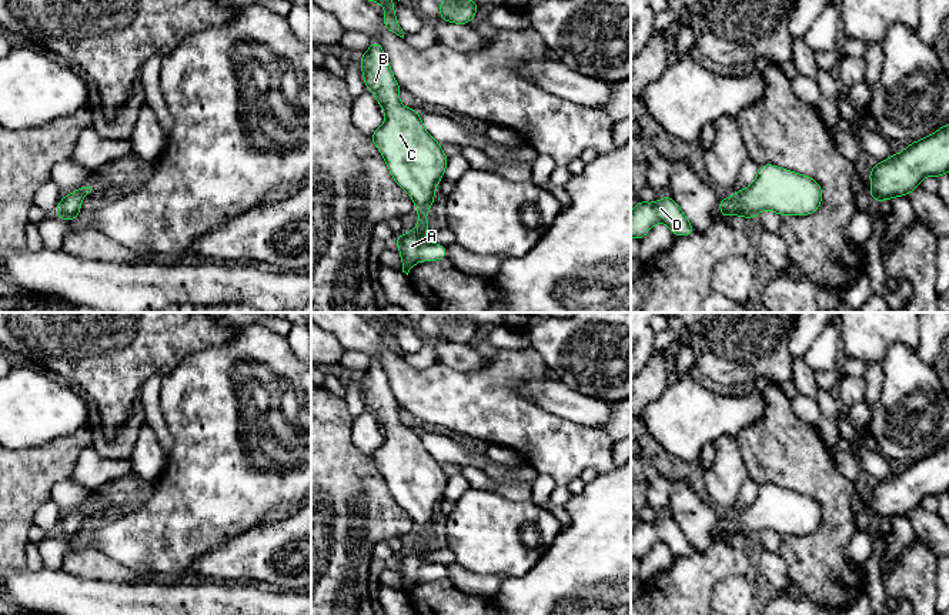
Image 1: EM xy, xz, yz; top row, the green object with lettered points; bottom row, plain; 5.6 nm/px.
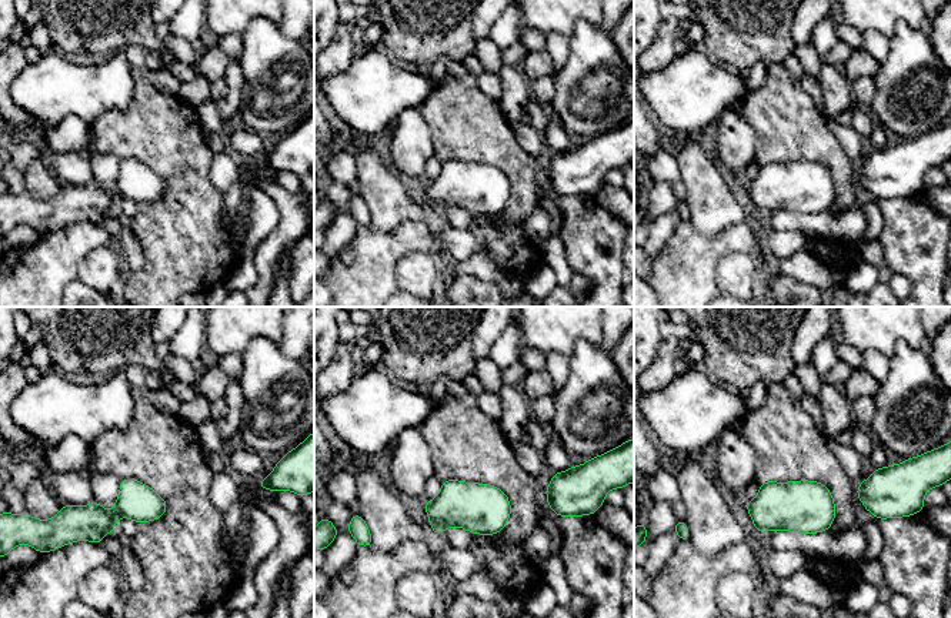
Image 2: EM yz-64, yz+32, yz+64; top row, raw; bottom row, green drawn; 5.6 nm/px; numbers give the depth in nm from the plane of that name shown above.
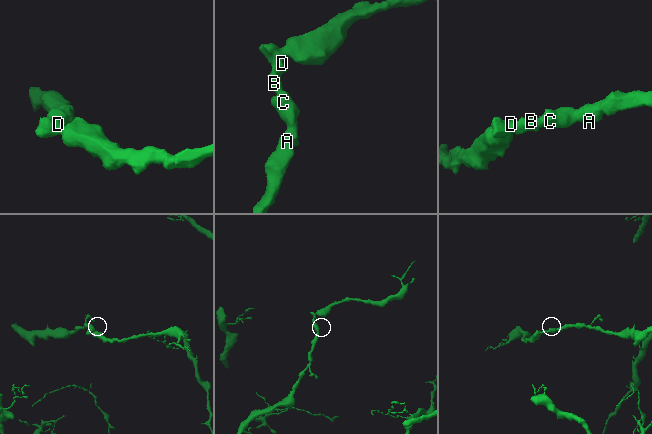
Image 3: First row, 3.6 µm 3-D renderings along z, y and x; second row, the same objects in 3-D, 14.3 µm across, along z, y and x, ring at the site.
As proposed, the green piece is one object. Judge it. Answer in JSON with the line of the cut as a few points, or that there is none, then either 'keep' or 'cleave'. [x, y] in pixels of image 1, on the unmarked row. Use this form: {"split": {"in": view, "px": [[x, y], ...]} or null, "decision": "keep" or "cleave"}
{"split": null, "decision": "keep"}

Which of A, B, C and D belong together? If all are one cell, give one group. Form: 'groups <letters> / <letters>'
groups A B C D

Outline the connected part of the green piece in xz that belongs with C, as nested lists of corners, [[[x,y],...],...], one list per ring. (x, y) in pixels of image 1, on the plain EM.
[[[371,361],[360,382],[365,408],[375,415],[385,434],[384,444],[370,458],[394,501],[410,514],[418,531],[418,545],[394,559],[400,565],[397,572],[402,578],[402,592],[408,595],[418,581],[447,578],[447,566],[427,561],[422,554],[431,549],[427,531],[434,524],[435,507],[444,497],[448,477],[424,448],[420,431],[400,422],[400,404],[381,364]]]

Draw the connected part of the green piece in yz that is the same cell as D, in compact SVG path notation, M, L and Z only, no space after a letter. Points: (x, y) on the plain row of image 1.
M668 514L656 522L635 522L631 531L631 558L642 559L656 542L666 544L675 556L695 552L684 531Z

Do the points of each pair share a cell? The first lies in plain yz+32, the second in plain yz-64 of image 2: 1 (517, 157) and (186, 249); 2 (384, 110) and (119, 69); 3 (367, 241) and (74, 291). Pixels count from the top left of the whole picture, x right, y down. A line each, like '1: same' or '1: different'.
1: same
2: same
3: different

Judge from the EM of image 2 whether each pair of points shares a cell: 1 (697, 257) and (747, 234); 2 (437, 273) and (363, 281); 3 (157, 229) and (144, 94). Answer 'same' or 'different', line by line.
1: same
2: different
3: same

